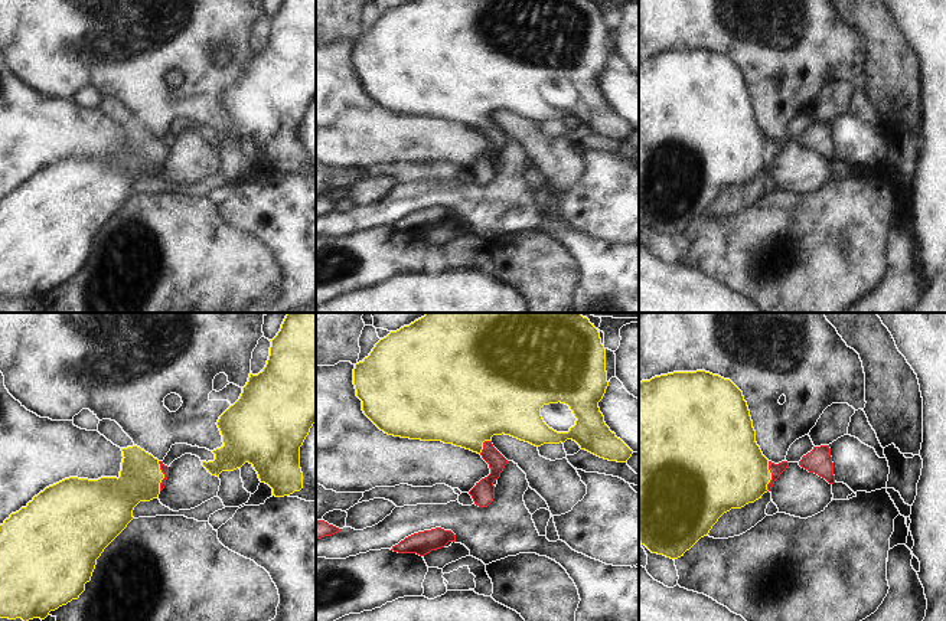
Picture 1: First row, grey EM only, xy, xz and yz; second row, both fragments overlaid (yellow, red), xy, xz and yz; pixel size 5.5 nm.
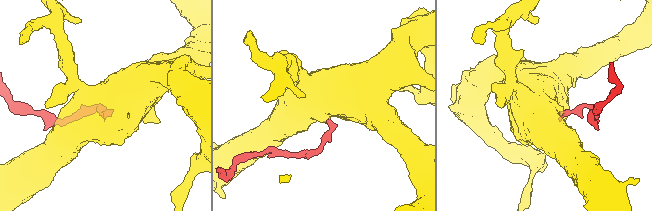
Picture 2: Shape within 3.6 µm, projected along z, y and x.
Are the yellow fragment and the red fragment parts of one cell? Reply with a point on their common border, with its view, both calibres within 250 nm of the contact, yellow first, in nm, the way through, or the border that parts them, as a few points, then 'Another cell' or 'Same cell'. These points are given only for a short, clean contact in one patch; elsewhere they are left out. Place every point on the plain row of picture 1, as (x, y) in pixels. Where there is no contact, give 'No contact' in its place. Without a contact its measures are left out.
Touches yellow at xy (163, 153). Thickness 240 nm (yellow) against 50 nm. Path across: xy (140, 153), (163, 153), (165, 146). Same cell

